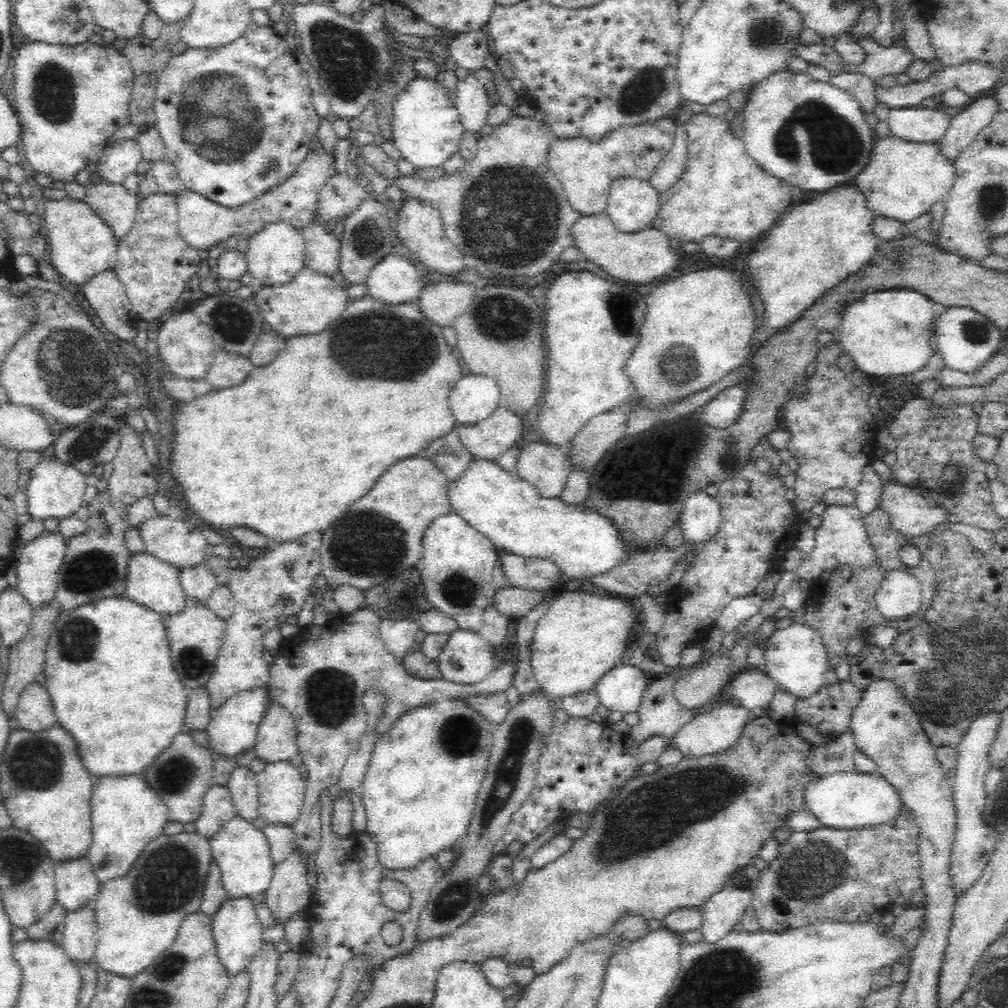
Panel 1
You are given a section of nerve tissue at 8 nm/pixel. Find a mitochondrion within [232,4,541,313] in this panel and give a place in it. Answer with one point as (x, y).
(347, 71)

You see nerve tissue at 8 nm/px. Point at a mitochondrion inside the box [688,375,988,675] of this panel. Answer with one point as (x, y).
(954, 476)

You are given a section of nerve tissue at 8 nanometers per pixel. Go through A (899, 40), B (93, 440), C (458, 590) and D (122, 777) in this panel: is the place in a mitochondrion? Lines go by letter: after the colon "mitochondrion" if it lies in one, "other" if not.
A: other
B: mitochondrion
C: mitochondrion
D: other

